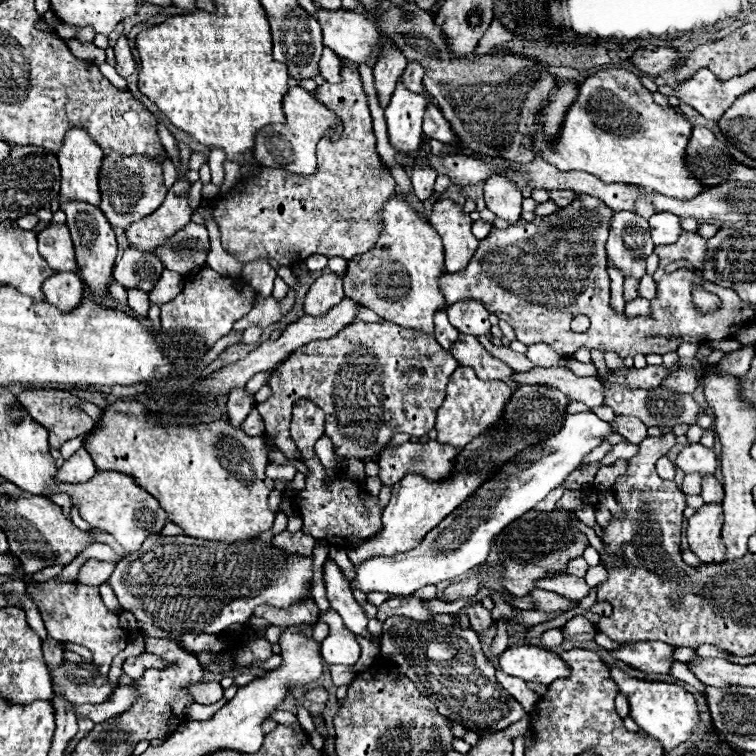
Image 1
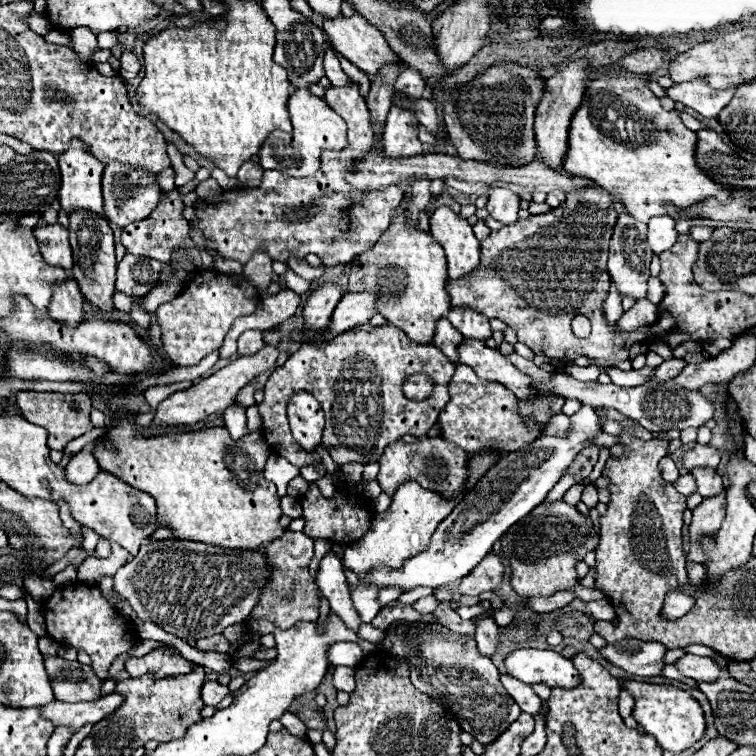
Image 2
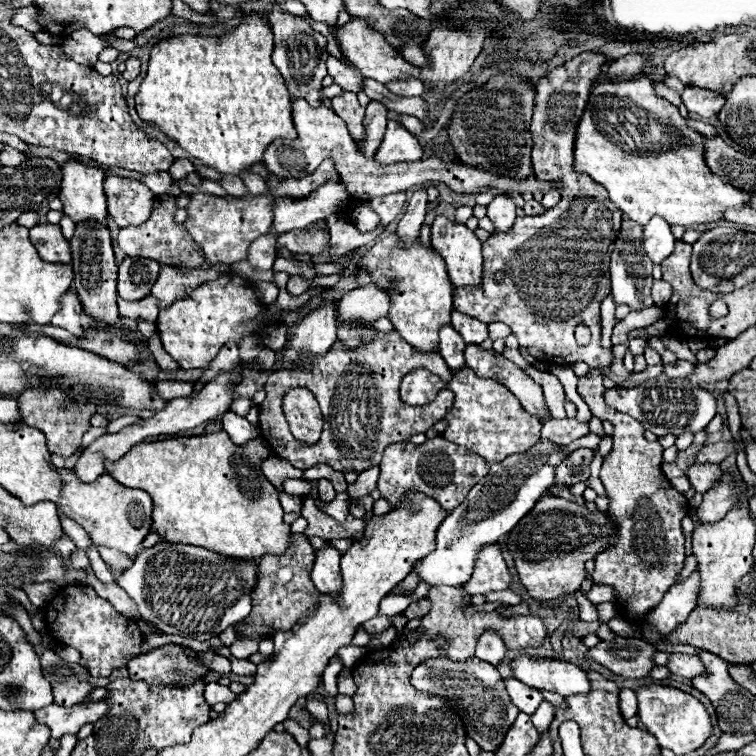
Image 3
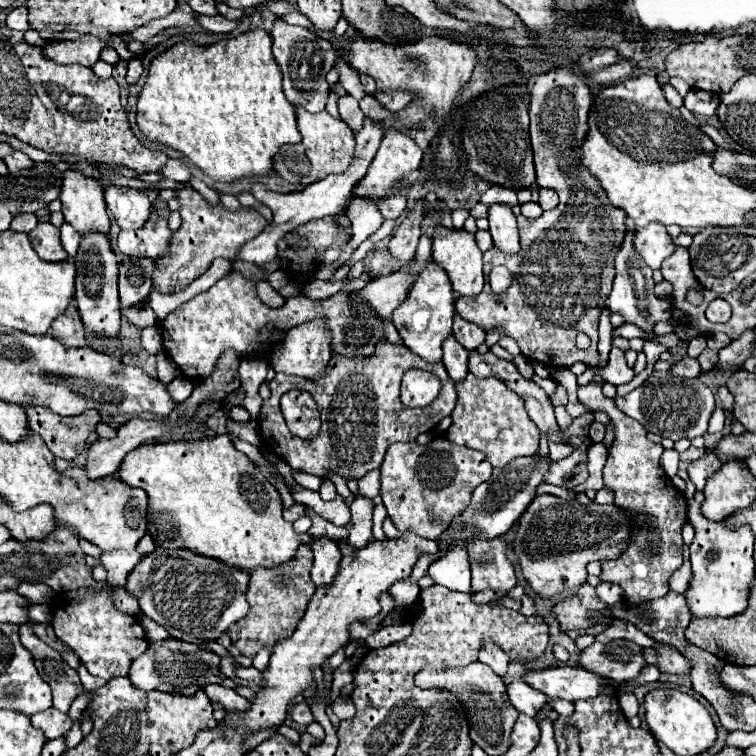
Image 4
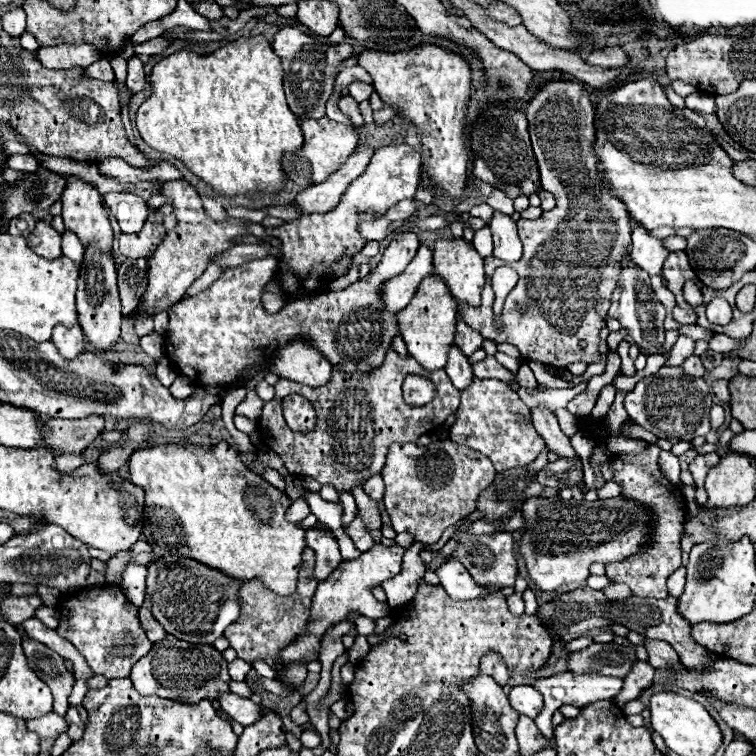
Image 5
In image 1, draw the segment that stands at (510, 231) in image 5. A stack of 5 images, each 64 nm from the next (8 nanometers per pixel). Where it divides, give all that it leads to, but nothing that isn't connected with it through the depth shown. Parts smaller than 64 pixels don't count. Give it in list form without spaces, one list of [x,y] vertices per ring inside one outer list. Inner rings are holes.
[[[494,176],[484,184],[484,200],[486,208],[492,210],[498,218],[506,222],[516,222],[522,212],[522,194],[510,180],[502,176]]]

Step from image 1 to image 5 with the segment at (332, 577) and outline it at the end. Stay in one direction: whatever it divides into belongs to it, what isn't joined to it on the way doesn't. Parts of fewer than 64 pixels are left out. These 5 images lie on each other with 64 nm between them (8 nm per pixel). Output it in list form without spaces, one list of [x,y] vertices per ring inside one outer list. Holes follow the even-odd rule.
[[[312,526],[312,528],[306,530],[306,544],[310,548],[314,548],[314,552],[316,552],[316,570],[314,570],[314,576],[322,582],[342,562],[336,536],[330,534],[330,532],[326,532],[326,530],[322,530],[322,528]]]

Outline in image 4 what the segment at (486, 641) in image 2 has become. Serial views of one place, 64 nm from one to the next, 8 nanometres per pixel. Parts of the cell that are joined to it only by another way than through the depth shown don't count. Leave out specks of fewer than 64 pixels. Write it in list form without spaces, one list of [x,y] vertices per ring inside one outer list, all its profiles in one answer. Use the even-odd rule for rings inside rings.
[[[486,642],[484,646],[482,646],[482,650],[480,650],[480,654],[478,654],[478,660],[482,662],[482,664],[486,664],[486,666],[490,666],[500,678],[502,676],[506,676],[506,672],[508,672],[508,656],[496,646],[496,644],[492,644],[492,642]]]

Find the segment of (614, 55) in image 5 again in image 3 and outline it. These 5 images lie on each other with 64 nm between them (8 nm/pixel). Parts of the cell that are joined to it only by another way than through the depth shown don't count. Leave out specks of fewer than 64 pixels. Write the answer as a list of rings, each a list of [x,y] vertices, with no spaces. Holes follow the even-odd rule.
[[[584,52],[564,66],[558,66],[546,72],[536,84],[536,102],[532,114],[532,162],[534,172],[540,180],[548,180],[558,184],[562,200],[558,206],[546,210],[542,216],[520,216],[510,234],[492,234],[484,246],[484,274],[482,284],[476,290],[456,288],[454,290],[454,310],[468,314],[484,324],[504,322],[510,326],[512,334],[518,338],[520,346],[526,348],[538,362],[550,364],[574,364],[588,362],[588,366],[608,366],[612,362],[612,350],[600,346],[600,304],[610,294],[610,254],[614,240],[618,238],[622,226],[622,212],[606,198],[608,192],[596,184],[588,174],[574,170],[574,142],[578,122],[584,114],[590,90],[584,90],[584,84],[592,84],[592,80],[600,74],[602,66],[606,66],[610,58],[600,52]],[[496,270],[504,270],[504,280],[496,284],[492,280]],[[578,324],[586,324],[592,332],[592,342],[588,346],[578,346],[574,340],[574,328]]]

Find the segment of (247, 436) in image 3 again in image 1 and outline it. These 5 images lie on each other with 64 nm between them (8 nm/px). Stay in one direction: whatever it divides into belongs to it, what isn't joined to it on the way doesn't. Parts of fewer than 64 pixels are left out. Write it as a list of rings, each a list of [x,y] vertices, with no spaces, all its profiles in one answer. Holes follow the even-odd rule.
[[[240,388],[240,390],[236,390],[236,392],[232,392],[232,394],[228,396],[226,406],[228,406],[228,420],[230,420],[230,424],[232,424],[234,428],[240,428],[240,424],[242,424],[242,422],[246,420],[246,416],[248,416],[248,412],[256,406],[256,400],[254,400],[254,398],[248,398],[246,390]]]

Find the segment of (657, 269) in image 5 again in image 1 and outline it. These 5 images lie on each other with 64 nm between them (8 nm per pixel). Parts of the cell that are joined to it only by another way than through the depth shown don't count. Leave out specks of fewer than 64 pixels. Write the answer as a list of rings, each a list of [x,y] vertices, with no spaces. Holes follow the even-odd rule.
[[[660,212],[652,216],[650,220],[650,236],[654,240],[654,246],[666,246],[674,244],[682,234],[680,218],[672,216],[670,212]]]

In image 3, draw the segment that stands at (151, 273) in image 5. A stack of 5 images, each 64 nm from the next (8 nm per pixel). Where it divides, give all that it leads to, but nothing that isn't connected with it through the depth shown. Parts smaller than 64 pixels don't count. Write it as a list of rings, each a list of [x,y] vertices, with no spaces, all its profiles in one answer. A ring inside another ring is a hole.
[[[190,192],[190,202],[186,206],[188,218],[184,228],[188,230],[196,248],[204,254],[208,264],[234,264],[246,258],[248,244],[258,236],[264,236],[272,226],[272,198],[270,196],[252,196],[238,200],[238,198],[218,198],[208,196],[202,192]]]

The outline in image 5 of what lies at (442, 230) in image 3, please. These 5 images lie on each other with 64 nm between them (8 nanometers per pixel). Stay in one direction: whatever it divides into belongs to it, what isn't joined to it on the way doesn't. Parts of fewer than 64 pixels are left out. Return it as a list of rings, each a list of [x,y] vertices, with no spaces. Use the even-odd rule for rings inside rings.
[[[438,240],[434,248],[434,272],[450,288],[458,302],[480,306],[480,294],[486,284],[484,258],[472,246],[460,240]]]

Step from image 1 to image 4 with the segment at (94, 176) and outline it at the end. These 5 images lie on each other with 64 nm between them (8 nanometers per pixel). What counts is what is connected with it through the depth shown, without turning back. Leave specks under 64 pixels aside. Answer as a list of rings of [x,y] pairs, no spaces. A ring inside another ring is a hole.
[[[74,170],[64,172],[60,200],[64,220],[72,224],[78,234],[90,232],[102,232],[104,236],[110,234],[104,192],[96,180],[84,178],[80,172]]]

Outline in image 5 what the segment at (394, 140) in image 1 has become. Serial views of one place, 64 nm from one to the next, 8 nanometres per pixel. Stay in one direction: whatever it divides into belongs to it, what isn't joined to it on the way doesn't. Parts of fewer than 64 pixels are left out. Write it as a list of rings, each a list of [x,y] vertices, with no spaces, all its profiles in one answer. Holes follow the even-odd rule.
[[[392,144],[380,148],[372,156],[364,174],[352,180],[352,184],[346,188],[334,210],[326,214],[306,214],[282,226],[266,228],[266,234],[270,238],[280,240],[282,260],[278,260],[278,270],[272,280],[282,292],[288,292],[284,294],[286,302],[316,294],[330,286],[334,280],[348,274],[352,258],[360,254],[360,250],[368,244],[368,240],[362,238],[358,232],[358,224],[362,220],[360,214],[384,216],[400,200],[412,200],[418,180],[420,180],[420,154],[414,152],[412,146],[408,144]]]

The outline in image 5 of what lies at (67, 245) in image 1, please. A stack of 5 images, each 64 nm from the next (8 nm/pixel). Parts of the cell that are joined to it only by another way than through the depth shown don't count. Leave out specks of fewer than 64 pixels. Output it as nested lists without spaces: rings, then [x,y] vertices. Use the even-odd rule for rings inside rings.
[[[36,222],[36,228],[32,230],[32,234],[26,236],[26,244],[42,258],[54,260],[62,256],[60,234],[48,222]]]

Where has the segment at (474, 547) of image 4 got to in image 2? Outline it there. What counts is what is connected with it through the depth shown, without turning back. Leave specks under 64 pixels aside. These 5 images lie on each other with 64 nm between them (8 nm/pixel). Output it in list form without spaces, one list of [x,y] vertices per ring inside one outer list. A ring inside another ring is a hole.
[[[488,552],[484,560],[472,570],[472,574],[468,574],[468,578],[462,580],[460,594],[478,596],[482,592],[498,590],[502,584],[502,578],[504,578],[504,564],[500,554]]]

